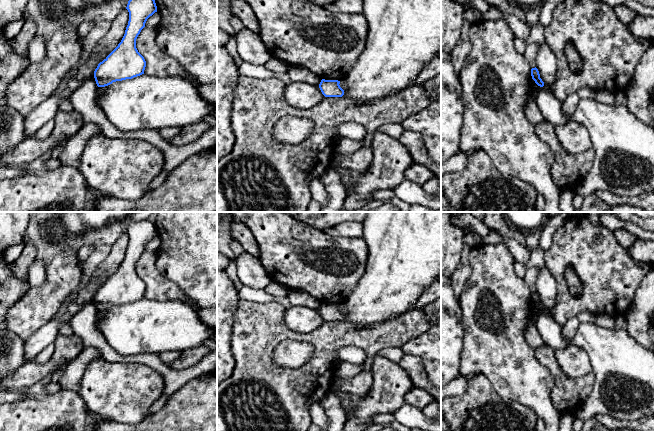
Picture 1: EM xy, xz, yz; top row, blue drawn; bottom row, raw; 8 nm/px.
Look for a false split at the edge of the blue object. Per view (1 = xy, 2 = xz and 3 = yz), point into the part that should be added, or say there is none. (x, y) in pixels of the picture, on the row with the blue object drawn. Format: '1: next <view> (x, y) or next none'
1: next none
2: next none
3: next none

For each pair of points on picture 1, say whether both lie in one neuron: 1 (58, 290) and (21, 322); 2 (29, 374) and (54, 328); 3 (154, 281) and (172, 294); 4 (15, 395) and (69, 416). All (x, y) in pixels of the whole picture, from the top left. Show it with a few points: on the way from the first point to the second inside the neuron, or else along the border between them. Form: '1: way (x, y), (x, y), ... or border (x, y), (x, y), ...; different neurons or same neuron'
1: way (49, 296), (30, 313); same neuron
2: border (60, 332), (53, 342); different neurons
3: way (158, 285), (162, 289), (168, 290); same neuron
4: border (26, 391), (21, 398), (10, 403); different neurons

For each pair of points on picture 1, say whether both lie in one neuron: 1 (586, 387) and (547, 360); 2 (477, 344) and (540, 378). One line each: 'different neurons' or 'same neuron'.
1: same neuron
2: same neuron

